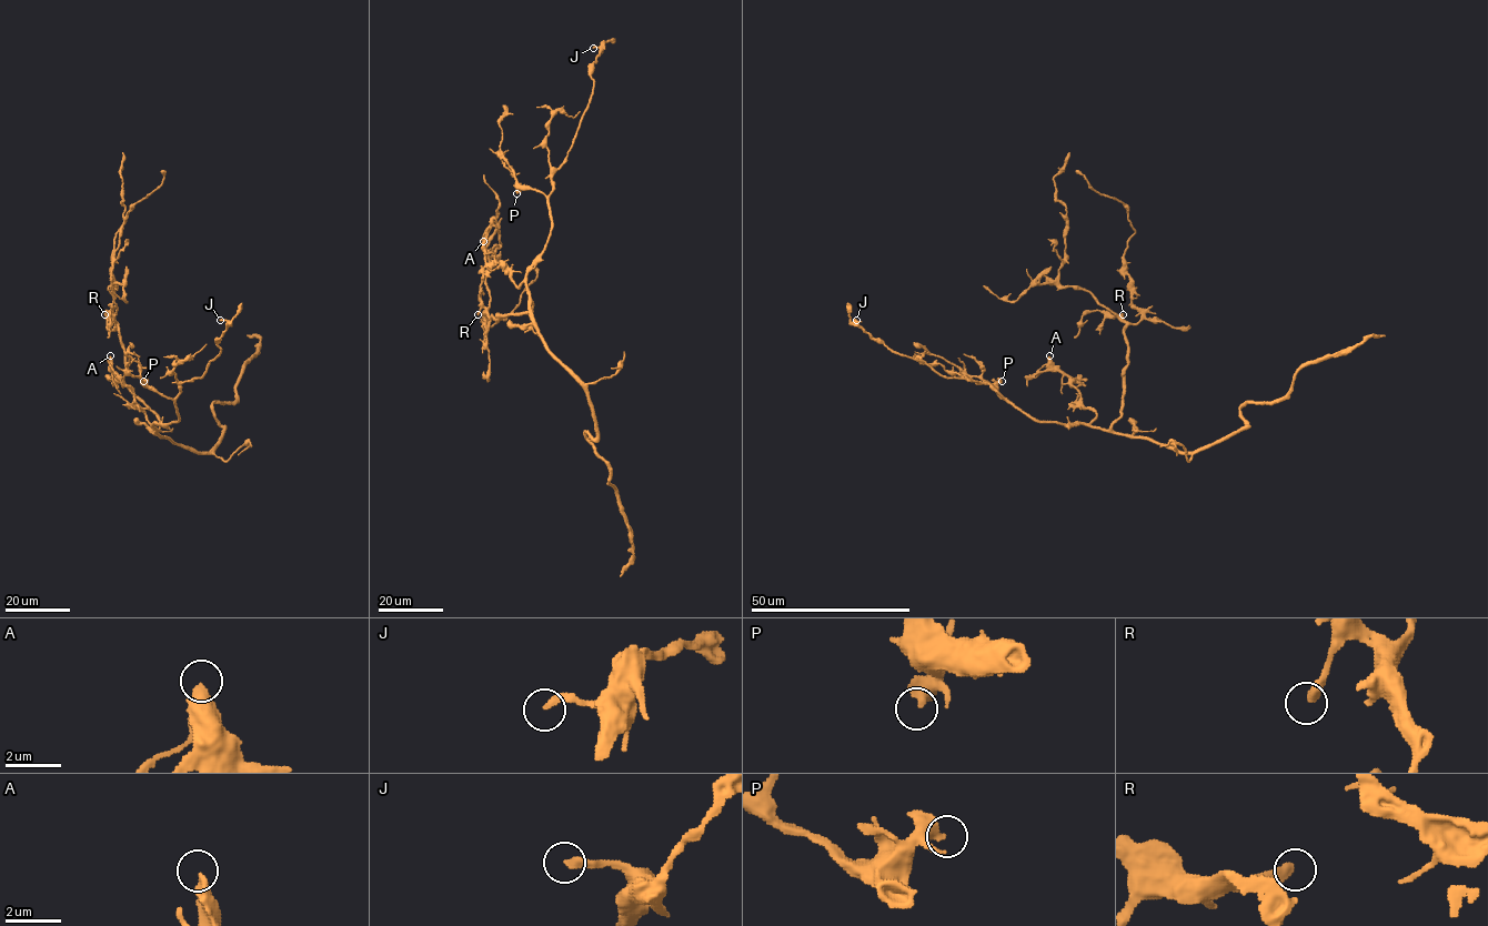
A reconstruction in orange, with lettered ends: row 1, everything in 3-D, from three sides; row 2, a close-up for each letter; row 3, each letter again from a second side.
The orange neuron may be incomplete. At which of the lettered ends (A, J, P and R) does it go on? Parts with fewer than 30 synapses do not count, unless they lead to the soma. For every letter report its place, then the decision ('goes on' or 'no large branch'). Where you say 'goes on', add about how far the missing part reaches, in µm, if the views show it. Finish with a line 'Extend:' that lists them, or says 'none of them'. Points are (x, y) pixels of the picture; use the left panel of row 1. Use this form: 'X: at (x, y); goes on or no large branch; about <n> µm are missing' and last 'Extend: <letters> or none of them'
A: at (110, 355); goes on; about 20 µm are missing
J: at (220, 320); no large branch
P: at (143, 381); no large branch
R: at (104, 314); no large branch
Extend: A

